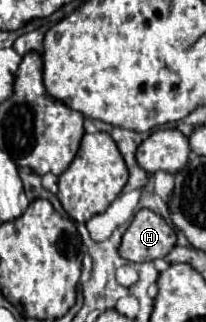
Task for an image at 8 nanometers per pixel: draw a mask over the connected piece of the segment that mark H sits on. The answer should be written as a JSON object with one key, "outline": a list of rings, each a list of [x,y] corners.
{"outline":[[[138,210],[120,242],[120,256],[130,262],[164,258],[174,248],[176,232],[156,212]]]}

